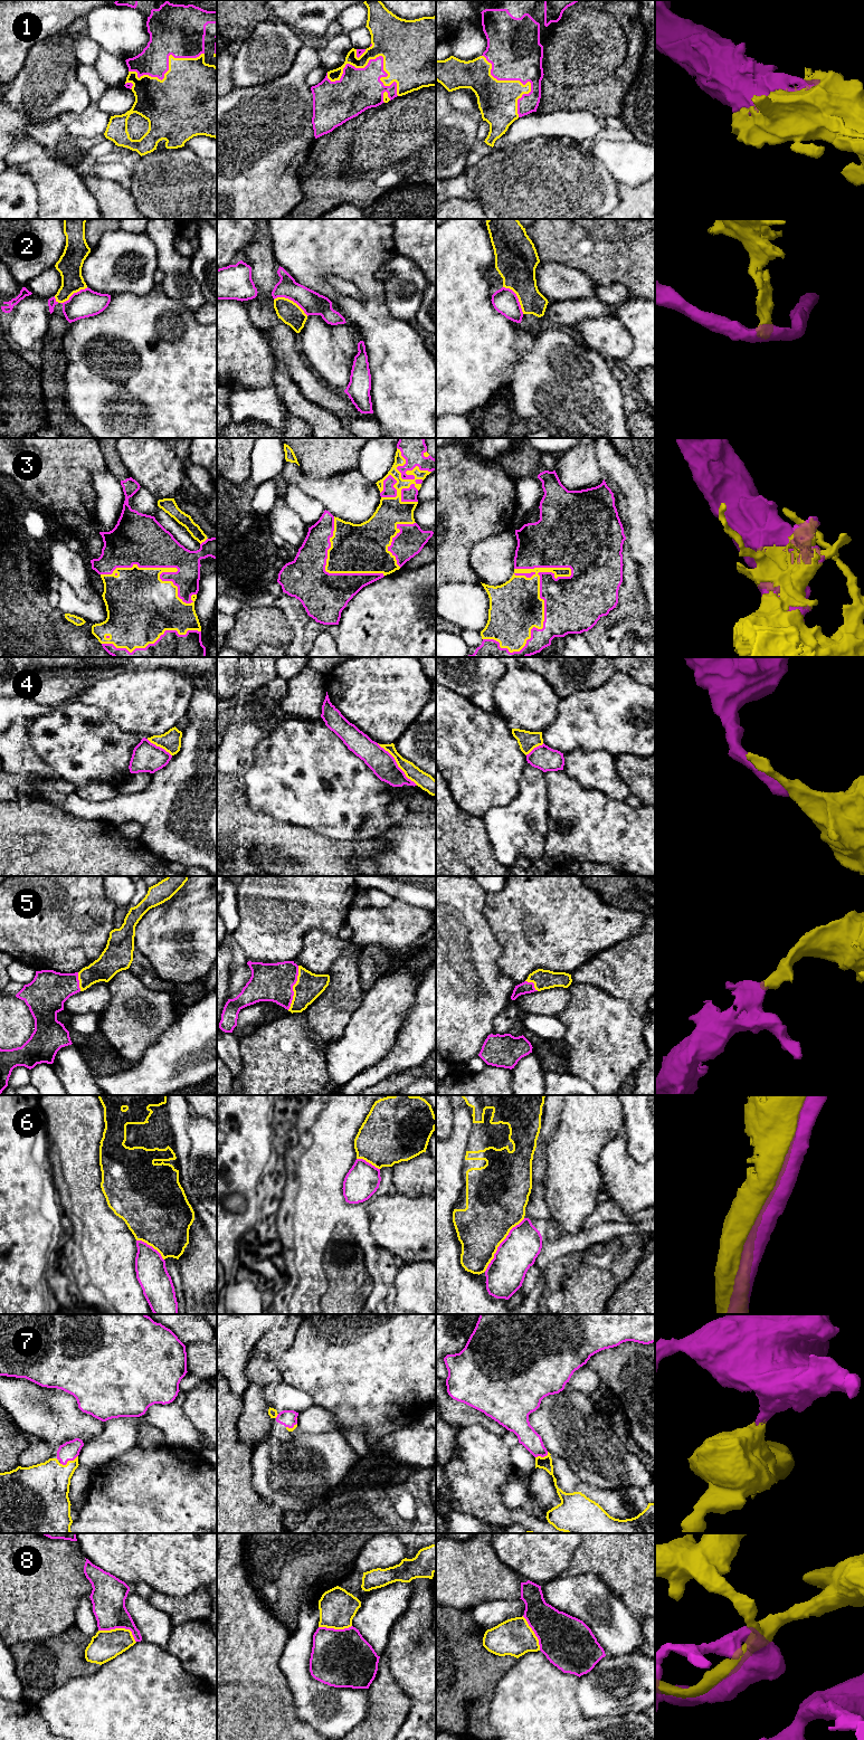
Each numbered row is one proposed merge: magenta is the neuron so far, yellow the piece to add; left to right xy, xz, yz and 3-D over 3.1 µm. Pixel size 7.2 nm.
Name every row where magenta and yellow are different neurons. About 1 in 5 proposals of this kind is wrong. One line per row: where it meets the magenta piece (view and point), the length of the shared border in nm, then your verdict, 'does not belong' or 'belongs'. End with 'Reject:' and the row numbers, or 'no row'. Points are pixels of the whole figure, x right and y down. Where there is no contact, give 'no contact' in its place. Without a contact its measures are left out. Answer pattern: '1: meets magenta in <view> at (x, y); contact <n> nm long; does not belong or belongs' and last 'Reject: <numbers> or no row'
1: meets magenta in xz at (378, 57); contact 550 nm long; belongs
2: meets magenta in xz at (291, 300); contact 280 nm long; does not belong
3: meets magenta in yz at (544, 616); contact 800 nm long; belongs
4: meets magenta in xz at (397, 764); contact 420 nm long; does not belong
5: meets magenta in xz at (292, 988); contact 340 nm long; belongs
6: meets magenta in yz at (500, 1244); contact 480 nm long; does not belong
7: meets magenta in xy at (68, 1460); contact 150 nm long; belongs
8: meets magenta in xy at (120, 1627); contact 280 nm long; belongs
Reject: 2, 4, 6

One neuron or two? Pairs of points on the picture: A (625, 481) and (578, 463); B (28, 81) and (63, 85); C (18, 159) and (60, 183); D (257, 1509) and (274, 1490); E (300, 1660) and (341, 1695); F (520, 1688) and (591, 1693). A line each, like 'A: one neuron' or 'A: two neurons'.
A: two neurons
B: one neuron
C: one neuron
D: two neurons
E: one neuron
F: two neurons

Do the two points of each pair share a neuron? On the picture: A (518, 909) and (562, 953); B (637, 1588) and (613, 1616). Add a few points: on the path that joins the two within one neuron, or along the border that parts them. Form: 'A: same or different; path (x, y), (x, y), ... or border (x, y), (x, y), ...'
A: same; path (529, 920), (551, 942)
B: different; border (606, 1584), (639, 1622)

